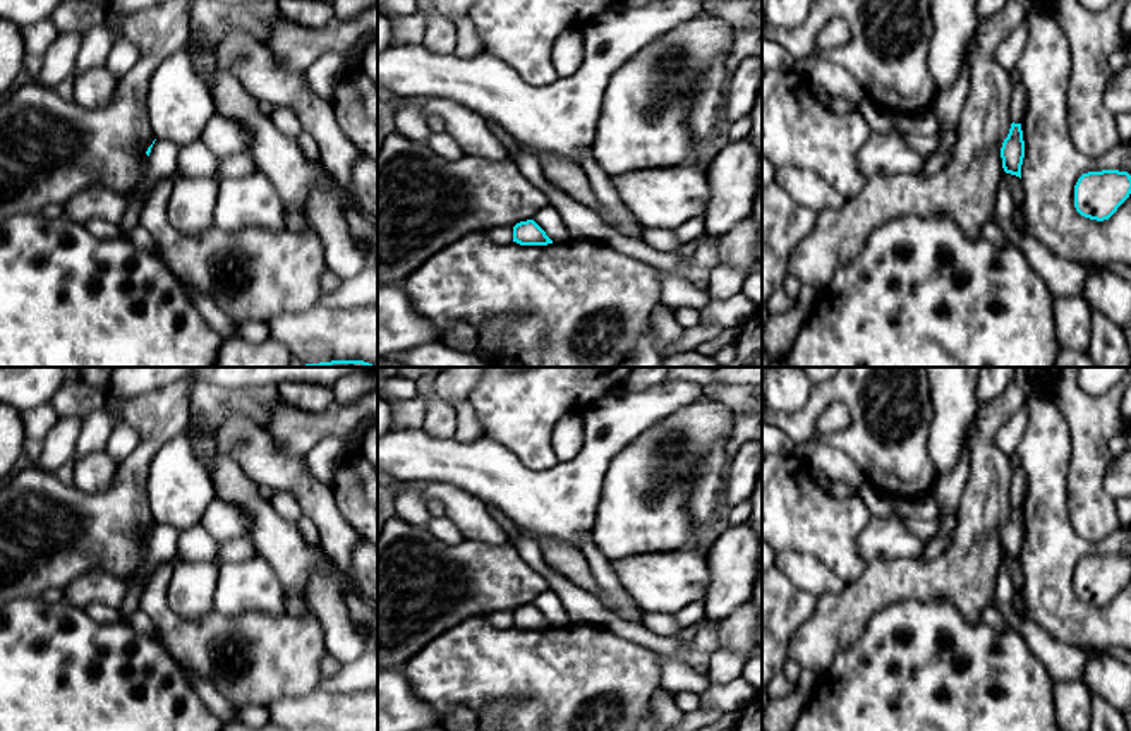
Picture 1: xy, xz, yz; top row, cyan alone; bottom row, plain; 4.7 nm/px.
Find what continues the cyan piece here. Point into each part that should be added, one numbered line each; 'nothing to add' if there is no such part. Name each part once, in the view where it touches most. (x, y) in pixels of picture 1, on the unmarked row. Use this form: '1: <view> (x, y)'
nothing to add

